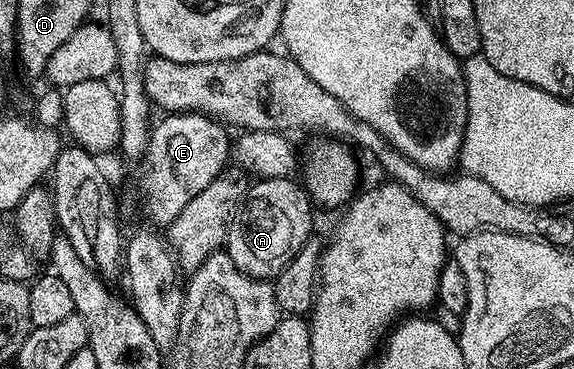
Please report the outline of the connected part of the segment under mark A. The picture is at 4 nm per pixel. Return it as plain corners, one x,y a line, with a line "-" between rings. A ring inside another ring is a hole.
293,177
264,178
255,181
255,186
251,185
247,189
246,197
238,205
238,211
234,213
234,218
230,221
230,231
226,233
224,247
224,253
232,260
232,264
236,264
236,268
240,268
240,272
253,278
273,280
307,245
310,229
314,226
313,212
315,211
312,209
310,195
297,181
296,183
294,181

